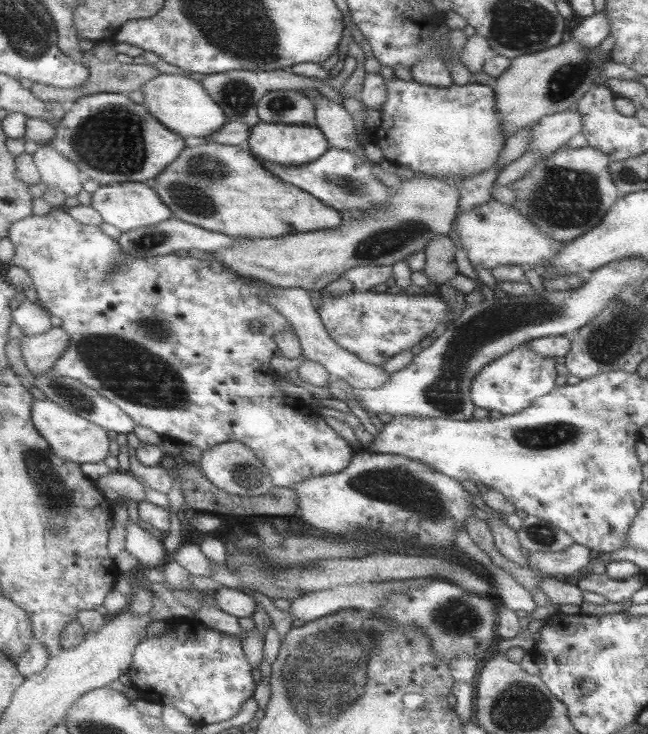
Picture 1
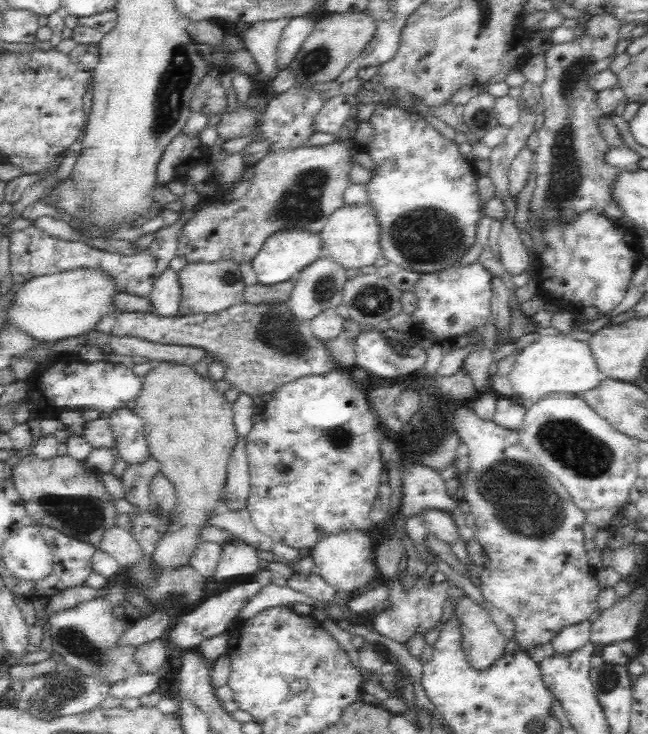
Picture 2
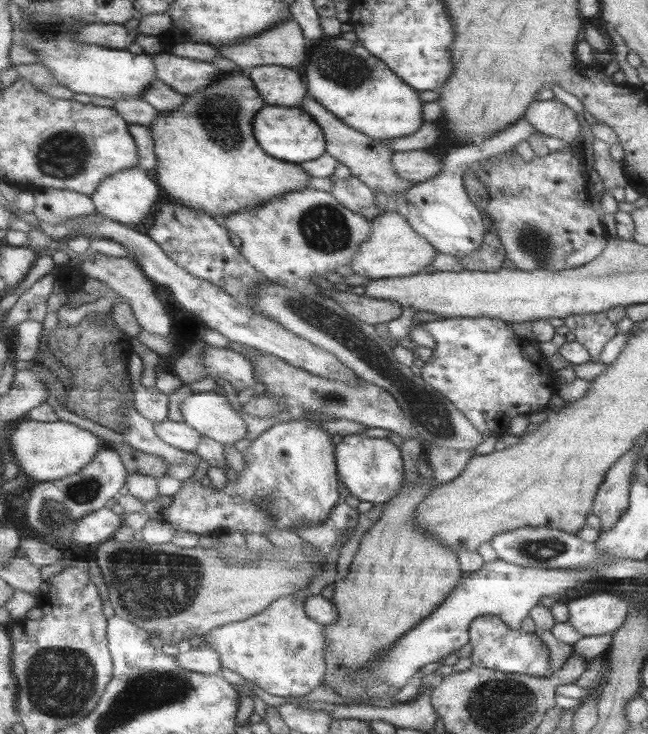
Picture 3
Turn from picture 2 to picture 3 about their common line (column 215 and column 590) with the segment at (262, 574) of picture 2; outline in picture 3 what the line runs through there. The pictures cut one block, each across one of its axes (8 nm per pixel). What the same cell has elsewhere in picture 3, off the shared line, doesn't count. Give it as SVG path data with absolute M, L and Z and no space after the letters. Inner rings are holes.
M603 592L573 599L566 605L566 622L581 635L612 634L628 614L630 601L623 595Z

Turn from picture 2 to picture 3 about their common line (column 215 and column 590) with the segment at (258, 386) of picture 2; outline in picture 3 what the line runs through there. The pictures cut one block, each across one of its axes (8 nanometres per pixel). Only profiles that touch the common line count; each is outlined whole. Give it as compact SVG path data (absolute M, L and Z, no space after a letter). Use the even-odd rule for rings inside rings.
M605 311L569 315L563 322L563 326L567 326L568 330L573 332L575 341L587 350L590 360L597 359L603 345L617 333L616 323L606 317Z

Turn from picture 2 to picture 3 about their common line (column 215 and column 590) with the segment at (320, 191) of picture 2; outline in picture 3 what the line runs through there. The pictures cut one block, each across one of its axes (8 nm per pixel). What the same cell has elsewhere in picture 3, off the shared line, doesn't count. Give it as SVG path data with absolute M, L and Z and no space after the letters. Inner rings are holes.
M563 147L542 157L534 155L529 162L525 162L519 155L511 158L509 162L493 157L489 165L491 168L487 168L485 164L485 168L481 168L477 176L489 195L483 211L491 221L491 233L499 237L506 258L515 269L523 272L556 272L565 268L579 268L601 254L608 236L591 205L592 198L588 194L589 180L583 172L585 163L581 154L573 154L571 148Z

